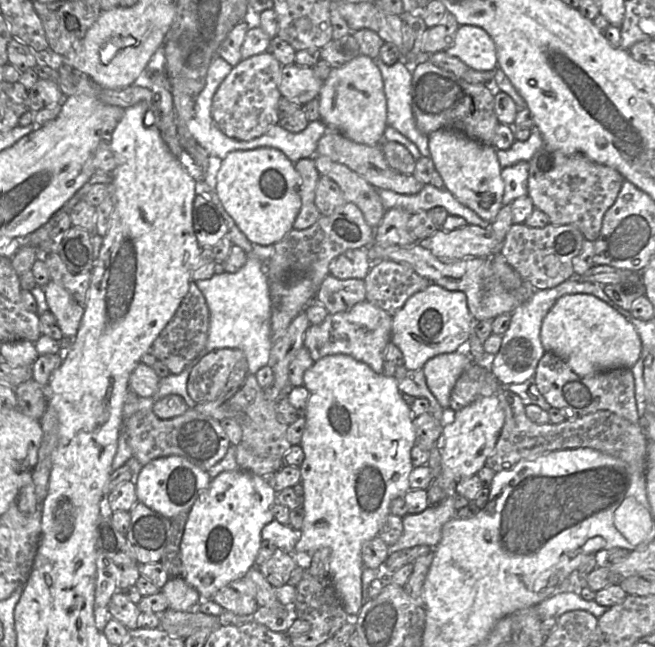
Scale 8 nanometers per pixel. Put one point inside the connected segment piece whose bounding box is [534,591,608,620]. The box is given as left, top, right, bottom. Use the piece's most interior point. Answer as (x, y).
(559, 603)

